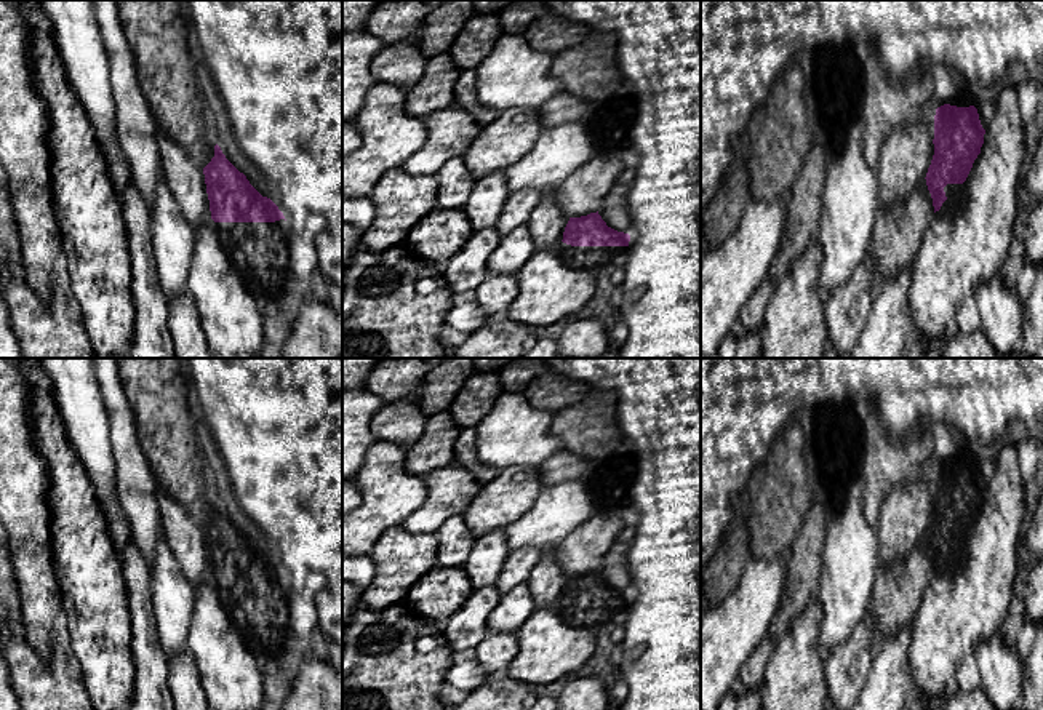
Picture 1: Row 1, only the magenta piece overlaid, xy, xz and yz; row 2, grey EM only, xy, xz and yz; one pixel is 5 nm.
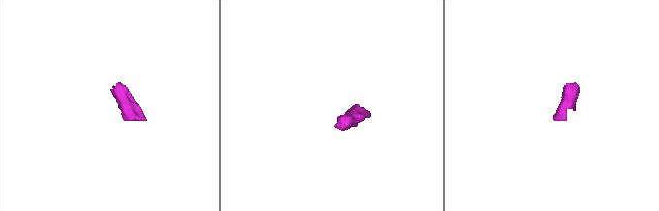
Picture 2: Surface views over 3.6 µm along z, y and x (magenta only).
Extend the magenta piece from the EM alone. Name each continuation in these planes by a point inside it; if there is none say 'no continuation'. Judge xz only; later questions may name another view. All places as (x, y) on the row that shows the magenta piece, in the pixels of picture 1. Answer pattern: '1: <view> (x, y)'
1: xz (597, 259)

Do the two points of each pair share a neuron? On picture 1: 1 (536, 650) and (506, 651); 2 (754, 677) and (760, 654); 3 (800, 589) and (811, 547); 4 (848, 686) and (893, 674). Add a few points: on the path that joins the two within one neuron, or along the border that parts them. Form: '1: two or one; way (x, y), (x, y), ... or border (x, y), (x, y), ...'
1: two; border (515, 632), (517, 654), (503, 674)
2: one; way (754, 672), (759, 659)
3: one; way (802, 579), (805, 557)
4: two; border (877, 651), (864, 686), (858, 693)

